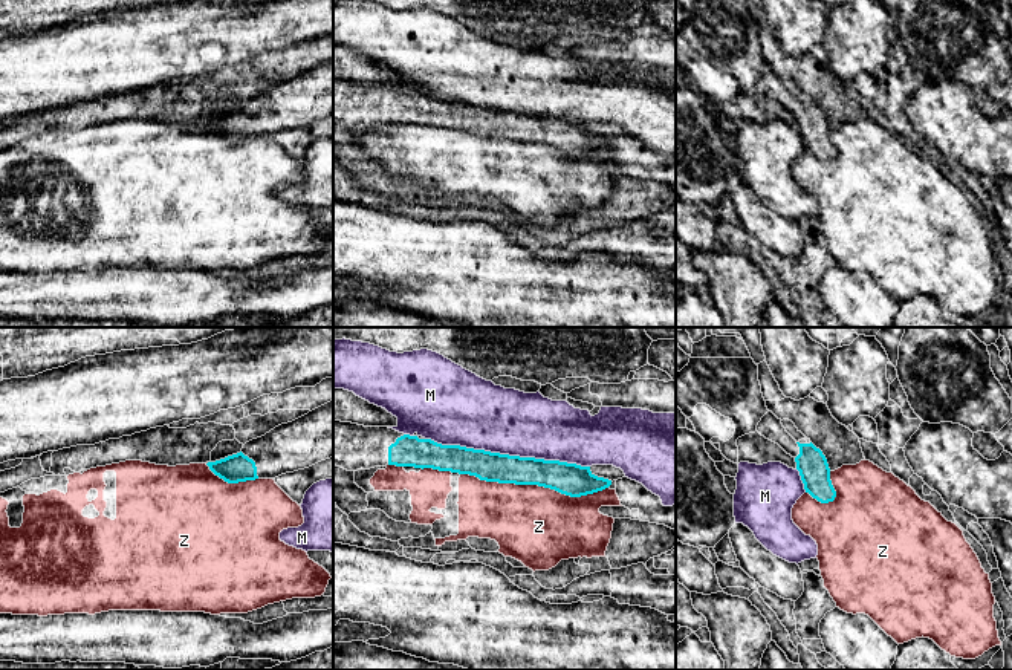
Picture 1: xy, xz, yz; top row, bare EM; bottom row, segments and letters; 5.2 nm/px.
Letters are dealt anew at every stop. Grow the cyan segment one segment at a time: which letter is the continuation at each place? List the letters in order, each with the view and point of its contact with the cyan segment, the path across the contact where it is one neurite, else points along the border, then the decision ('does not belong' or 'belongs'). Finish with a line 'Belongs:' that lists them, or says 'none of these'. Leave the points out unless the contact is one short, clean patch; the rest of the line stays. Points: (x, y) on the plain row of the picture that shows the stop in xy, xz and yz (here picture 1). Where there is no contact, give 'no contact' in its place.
M: xz (508, 112) | does not belong
Z: xz (534, 141) | does not belong
Belongs: none of these

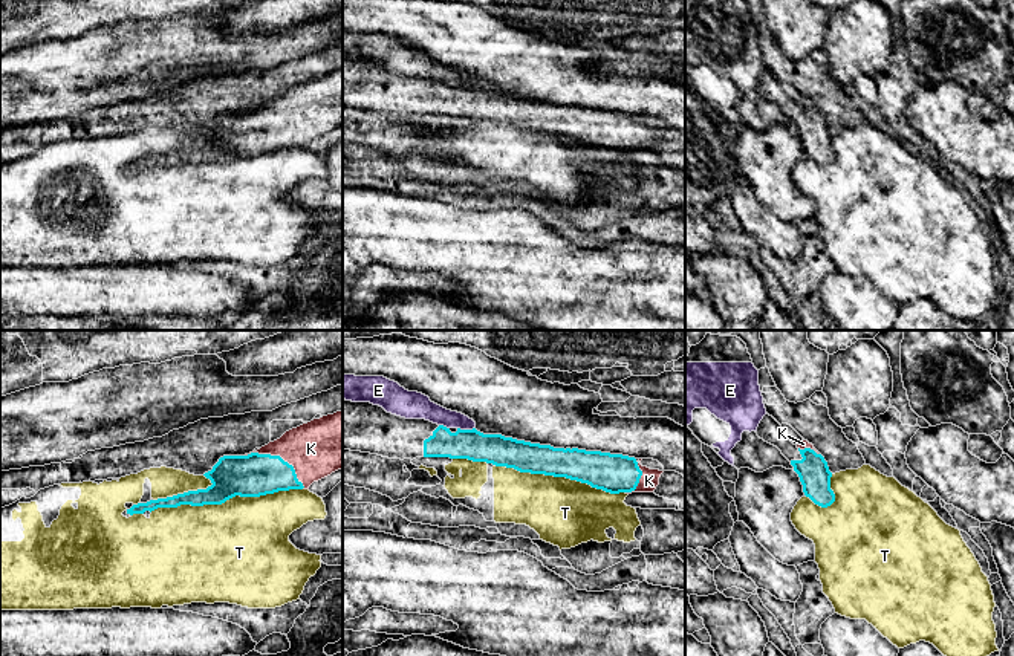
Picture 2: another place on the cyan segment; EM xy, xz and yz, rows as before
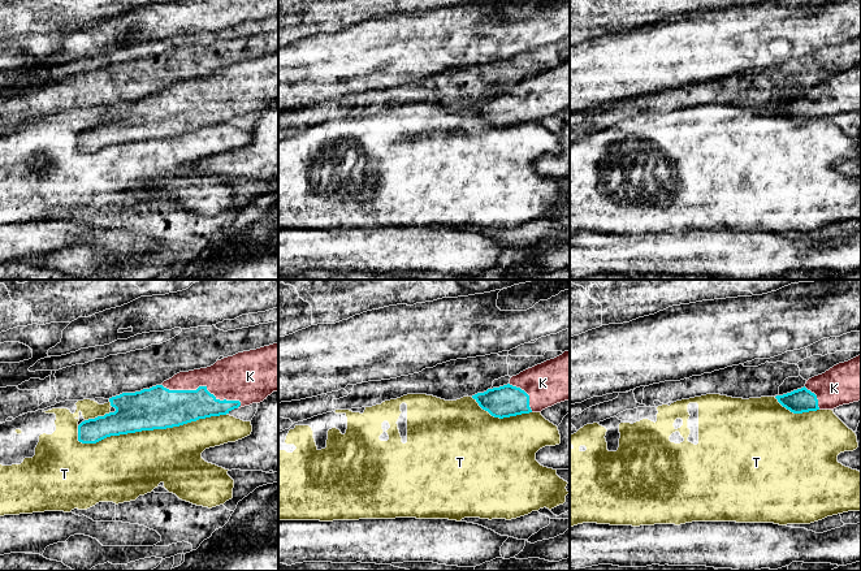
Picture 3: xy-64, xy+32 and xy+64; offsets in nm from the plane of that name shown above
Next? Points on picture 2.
E: xz (467, 87) | along xz (458, 84), (474, 86) | does not belong
K: xy (279, 113) | belongs
T: xy (227, 156) | does not belong
Belongs: K

